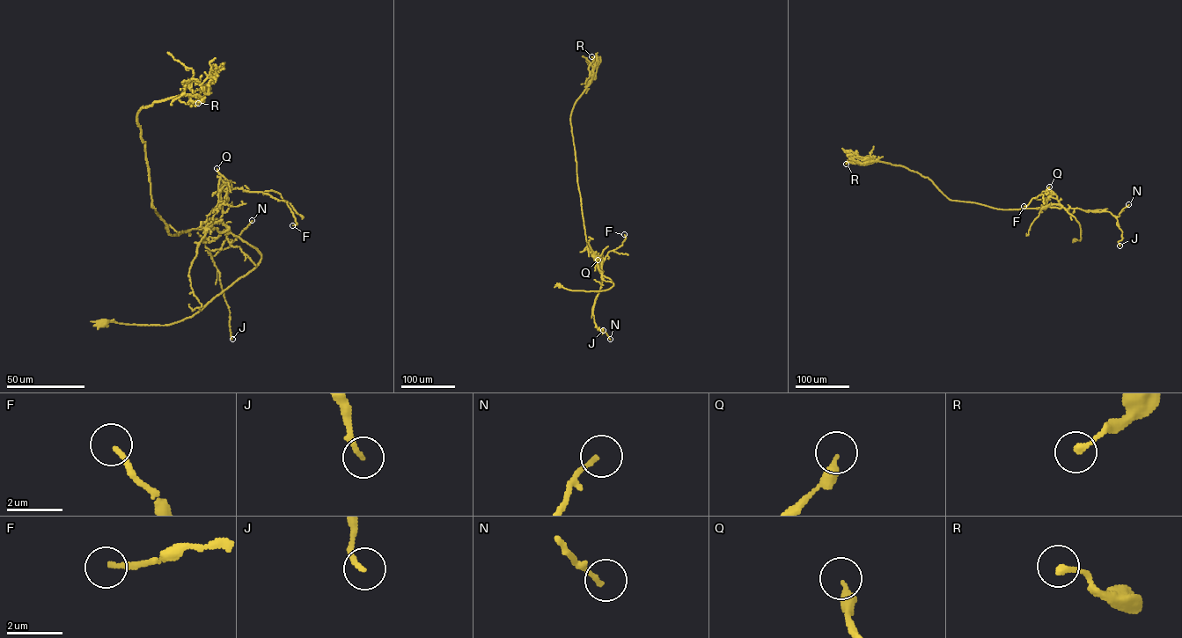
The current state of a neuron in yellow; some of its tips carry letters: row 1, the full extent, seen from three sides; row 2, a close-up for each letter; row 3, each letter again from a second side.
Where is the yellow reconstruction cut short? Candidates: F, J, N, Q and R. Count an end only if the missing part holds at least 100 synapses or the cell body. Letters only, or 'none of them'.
none of them

